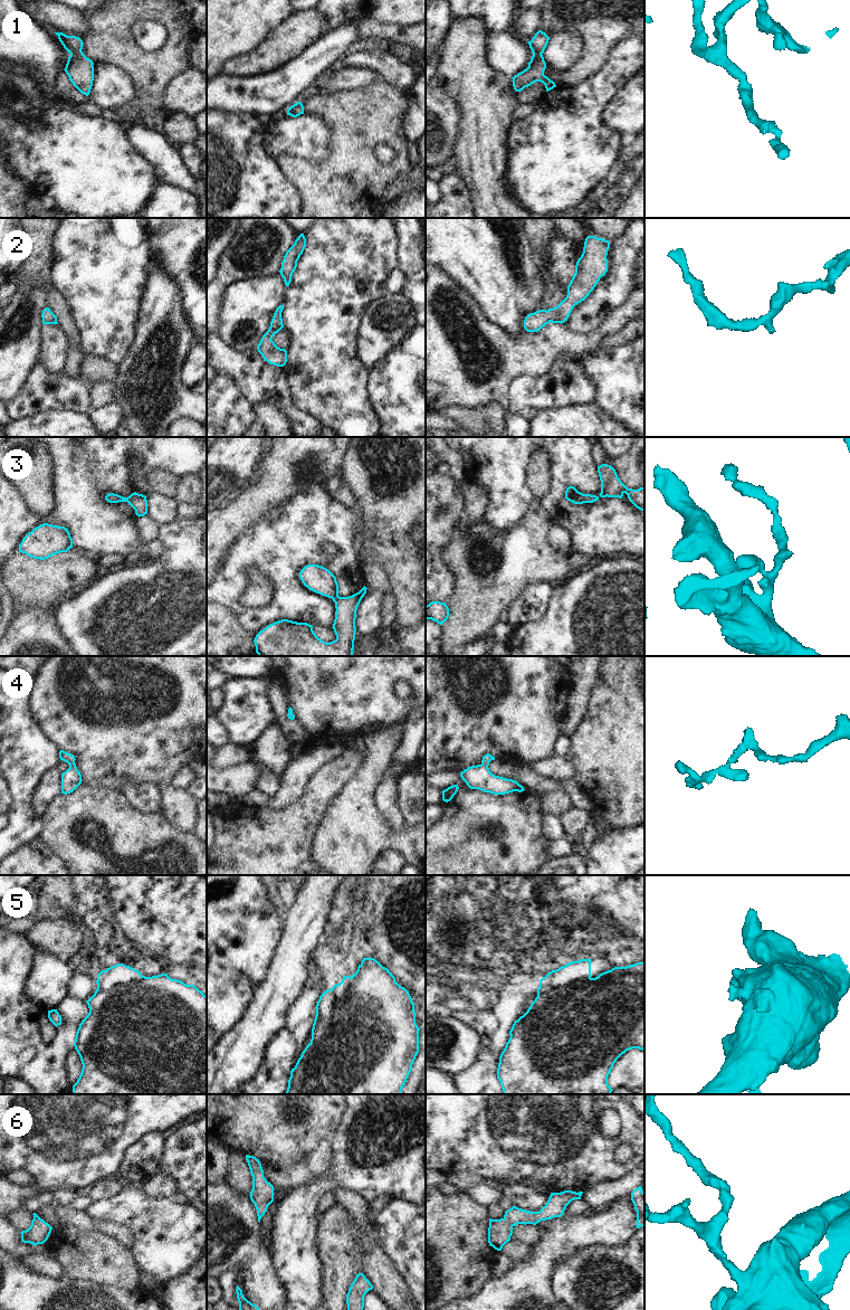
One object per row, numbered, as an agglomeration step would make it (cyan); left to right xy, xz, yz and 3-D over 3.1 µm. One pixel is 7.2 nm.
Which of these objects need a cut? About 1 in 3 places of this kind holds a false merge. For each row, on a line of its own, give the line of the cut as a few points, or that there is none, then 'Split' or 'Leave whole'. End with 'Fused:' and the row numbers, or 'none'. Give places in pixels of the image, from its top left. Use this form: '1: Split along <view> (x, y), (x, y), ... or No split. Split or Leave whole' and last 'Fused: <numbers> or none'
1: No split. Leave whole
2: No split. Leave whole
3: No split. Leave whole
4: No split. Leave whole
5: No split. Leave whole
6: No split. Leave whole
Fused: none.

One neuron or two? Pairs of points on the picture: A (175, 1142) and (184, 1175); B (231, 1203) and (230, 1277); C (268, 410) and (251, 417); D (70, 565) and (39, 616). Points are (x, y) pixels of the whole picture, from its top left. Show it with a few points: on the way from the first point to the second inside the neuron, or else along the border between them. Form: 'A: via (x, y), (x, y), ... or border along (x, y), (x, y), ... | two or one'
A: via (181, 1150), (184, 1154), (184, 1167) | one
B: border along (240, 1266), (234, 1265), (218, 1278) | two
C: border along (255, 405), (259, 419) | two
D: border along (54, 608), (34, 607), (28, 609) | two

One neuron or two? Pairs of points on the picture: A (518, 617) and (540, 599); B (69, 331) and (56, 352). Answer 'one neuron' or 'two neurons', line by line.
A: one neuron
B: two neurons

